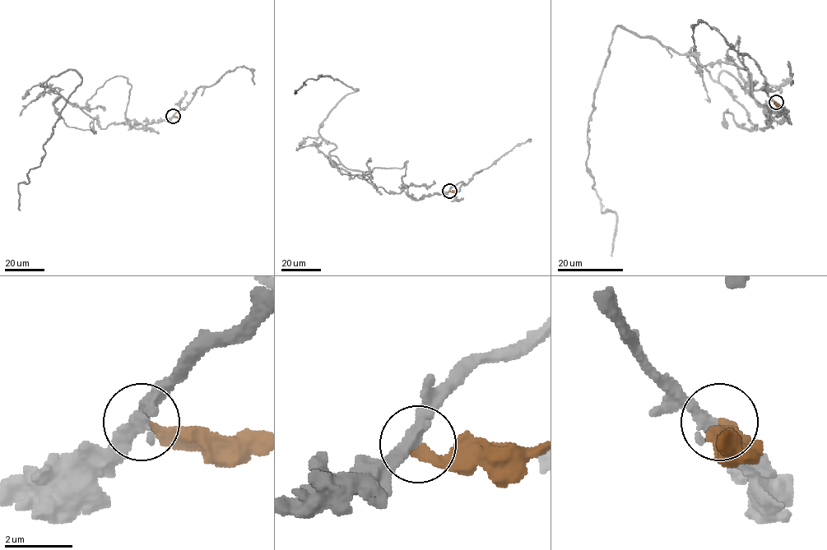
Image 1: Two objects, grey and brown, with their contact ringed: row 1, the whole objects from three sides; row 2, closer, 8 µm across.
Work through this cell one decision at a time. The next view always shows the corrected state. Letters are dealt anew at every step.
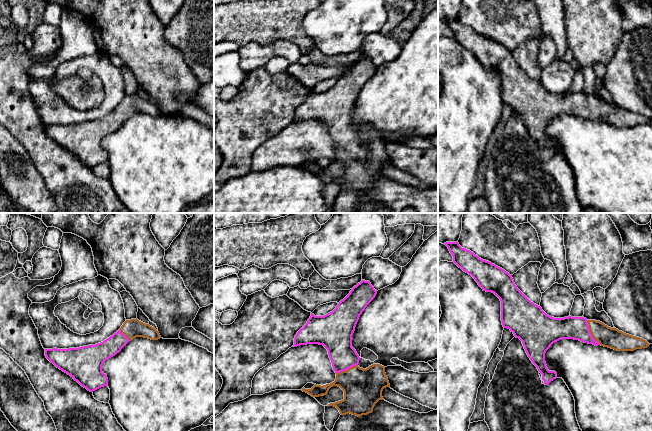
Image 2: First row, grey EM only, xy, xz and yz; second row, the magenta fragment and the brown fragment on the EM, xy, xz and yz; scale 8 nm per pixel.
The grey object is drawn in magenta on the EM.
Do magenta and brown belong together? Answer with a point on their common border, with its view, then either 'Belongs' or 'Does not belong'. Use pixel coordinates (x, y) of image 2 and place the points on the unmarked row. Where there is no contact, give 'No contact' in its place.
Touches magenta at yz (589, 108). Belongs

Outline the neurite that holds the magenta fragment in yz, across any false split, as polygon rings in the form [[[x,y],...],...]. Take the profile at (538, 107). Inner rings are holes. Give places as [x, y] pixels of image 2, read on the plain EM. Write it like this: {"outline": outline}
{"outline": [[[458,18],[444,19],[453,32],[453,38],[464,48],[471,51],[478,61],[486,68],[494,69],[501,77],[501,97],[504,104],[508,104],[516,114],[522,117],[524,125],[542,150],[545,161],[557,154],[555,147],[549,147],[545,138],[545,129],[550,122],[561,115],[574,115],[584,119],[601,121],[617,127],[634,127],[647,124],[650,120],[639,113],[626,110],[616,104],[611,104],[596,96],[584,93],[554,94],[547,91],[540,82],[531,78],[515,61],[512,51],[504,45],[483,36],[470,26],[462,24]]]}

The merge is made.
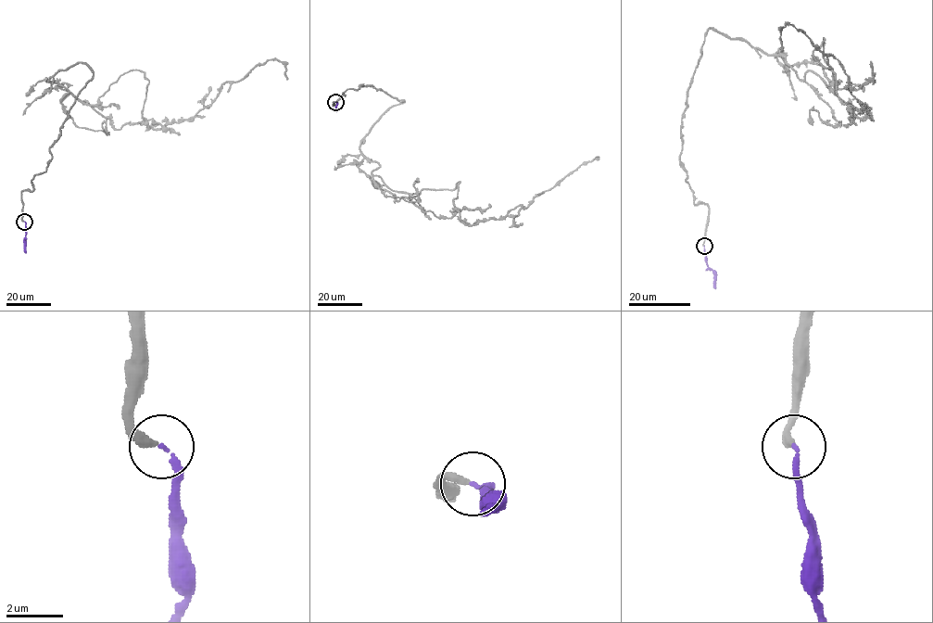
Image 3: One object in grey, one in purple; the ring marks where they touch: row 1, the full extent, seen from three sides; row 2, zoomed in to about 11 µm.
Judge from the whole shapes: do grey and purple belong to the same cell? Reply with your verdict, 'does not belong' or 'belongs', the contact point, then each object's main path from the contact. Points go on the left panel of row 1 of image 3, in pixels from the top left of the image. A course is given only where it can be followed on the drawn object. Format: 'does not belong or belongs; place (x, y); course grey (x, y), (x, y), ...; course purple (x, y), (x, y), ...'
belongs; place (24, 222); course grey (24, 221), (92, 78), (60, 69), (47, 90), (115, 129), (192, 119), (269, 60), (287, 79); course purple (24, 221), (26, 252)

